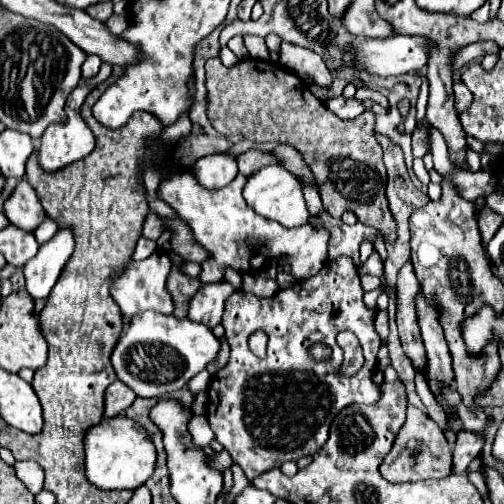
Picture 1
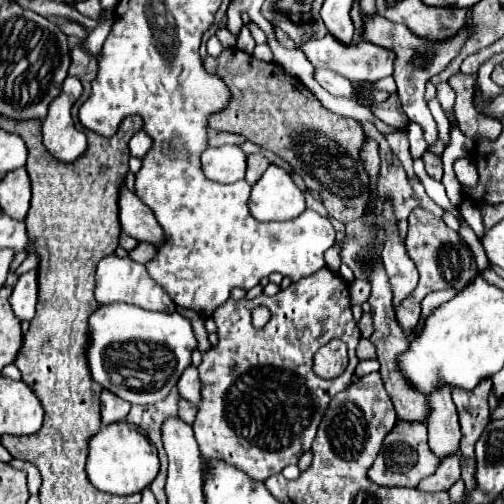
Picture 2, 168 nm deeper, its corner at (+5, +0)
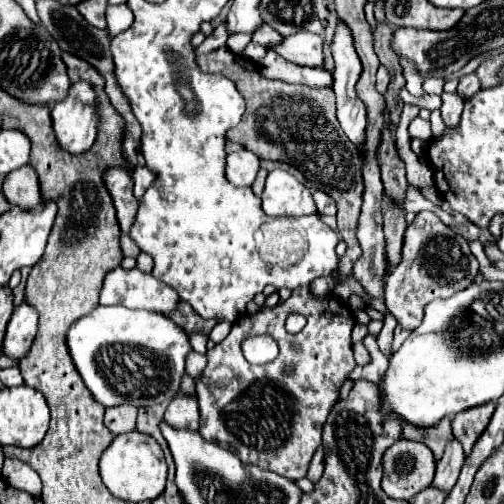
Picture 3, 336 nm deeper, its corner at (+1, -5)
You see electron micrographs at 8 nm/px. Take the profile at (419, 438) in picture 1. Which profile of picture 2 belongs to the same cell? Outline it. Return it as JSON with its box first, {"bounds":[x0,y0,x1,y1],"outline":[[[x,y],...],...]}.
{"bounds":[368,421,440,487],"outline":[[[398,421],[394,429],[386,435],[382,449],[378,453],[378,459],[370,467],[368,475],[370,475],[370,481],[384,487],[416,487],[418,481],[432,475],[438,469],[438,465],[440,465],[438,457],[434,457],[434,453],[430,453],[430,447],[428,447],[426,425]]]}

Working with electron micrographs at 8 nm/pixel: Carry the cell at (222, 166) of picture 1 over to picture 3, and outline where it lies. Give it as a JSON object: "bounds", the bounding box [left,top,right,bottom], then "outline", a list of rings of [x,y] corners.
{"bounds":[226,150,260,186],"outline":[[[238,150],[234,154],[228,154],[226,158],[226,178],[234,186],[252,186],[258,170],[260,170],[260,160],[256,154],[250,150]]]}

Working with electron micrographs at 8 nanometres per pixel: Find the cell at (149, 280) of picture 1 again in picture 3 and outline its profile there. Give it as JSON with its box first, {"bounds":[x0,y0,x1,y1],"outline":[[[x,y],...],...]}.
{"bounds":[100,266,178,312],"outline":[[[118,266],[104,280],[100,304],[122,304],[126,308],[170,312],[178,304],[178,294],[174,292],[174,288],[158,282],[152,274],[146,274],[138,268],[124,270]]]}

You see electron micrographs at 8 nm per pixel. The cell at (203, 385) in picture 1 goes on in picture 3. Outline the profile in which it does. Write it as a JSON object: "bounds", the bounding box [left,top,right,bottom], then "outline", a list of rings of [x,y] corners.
{"bounds":[190,332,208,354],"outline":[[[192,332],[190,334],[190,346],[200,352],[200,354],[206,354],[206,342],[208,342],[208,336],[204,332]]]}

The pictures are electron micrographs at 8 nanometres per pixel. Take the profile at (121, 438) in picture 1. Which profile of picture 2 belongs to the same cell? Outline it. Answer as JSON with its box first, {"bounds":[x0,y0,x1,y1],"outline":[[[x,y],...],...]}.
{"bounds":[86,421,160,495],"outline":[[[128,421],[104,425],[100,433],[90,437],[88,441],[86,473],[90,483],[100,491],[112,495],[140,493],[144,487],[148,487],[154,481],[154,477],[158,475],[158,467],[160,465],[158,465],[156,449],[152,453],[152,445],[148,437]]]}

